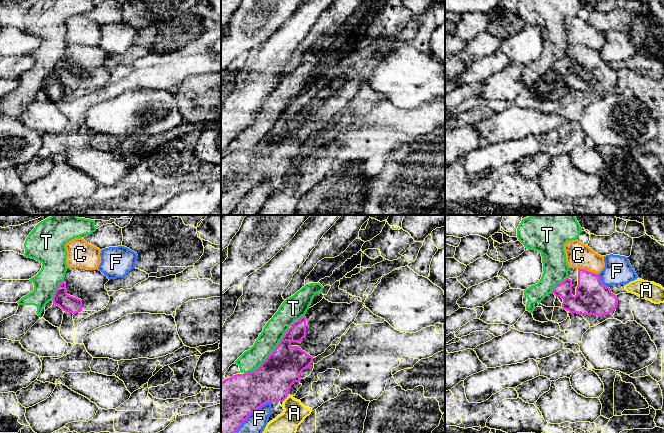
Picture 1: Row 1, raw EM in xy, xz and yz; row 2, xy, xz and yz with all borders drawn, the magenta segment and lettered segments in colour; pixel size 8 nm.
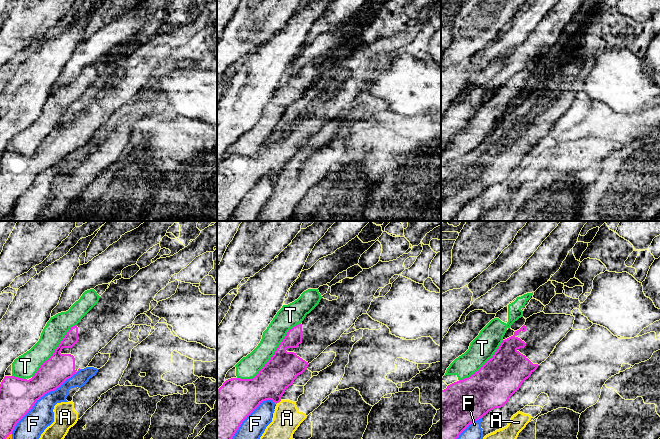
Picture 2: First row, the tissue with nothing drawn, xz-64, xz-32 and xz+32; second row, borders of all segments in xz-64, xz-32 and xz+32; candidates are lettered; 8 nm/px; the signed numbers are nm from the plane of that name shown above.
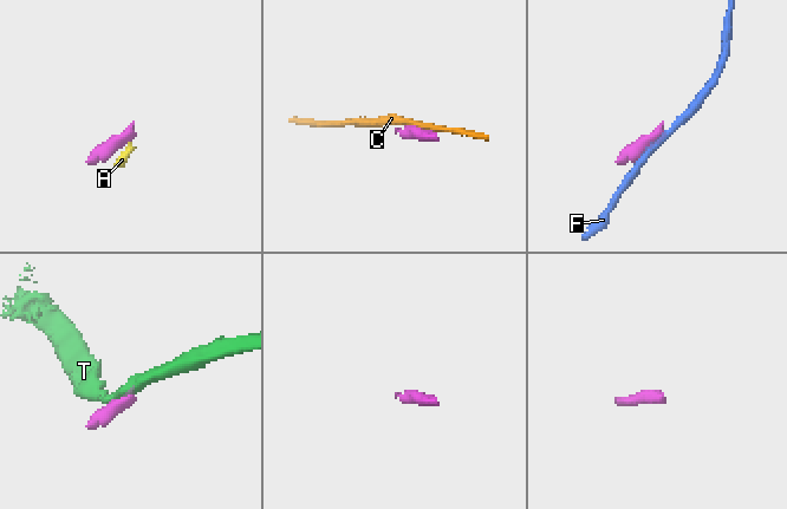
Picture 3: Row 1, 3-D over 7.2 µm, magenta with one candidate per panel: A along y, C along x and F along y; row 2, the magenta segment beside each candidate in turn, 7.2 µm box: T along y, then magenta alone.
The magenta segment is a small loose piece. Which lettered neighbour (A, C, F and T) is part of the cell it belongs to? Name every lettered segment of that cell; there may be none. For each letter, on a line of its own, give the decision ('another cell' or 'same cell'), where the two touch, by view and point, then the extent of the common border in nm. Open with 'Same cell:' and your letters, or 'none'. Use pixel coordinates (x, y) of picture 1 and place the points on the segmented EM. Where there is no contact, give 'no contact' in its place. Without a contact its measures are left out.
Same cell: none
A: another cell; meets magenta in xz at (285, 398); contact 80 nm long
C: another cell; meets magenta in yz at (588, 271); contact 180 nm long
F: another cell; meets magenta in xz at (251, 412); contact 380 nm long
T: another cell; meets magenta in xz at (270, 354); contact 500 nm long

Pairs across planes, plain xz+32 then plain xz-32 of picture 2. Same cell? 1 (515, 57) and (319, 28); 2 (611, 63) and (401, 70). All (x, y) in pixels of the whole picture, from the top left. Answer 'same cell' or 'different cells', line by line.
1: same cell
2: same cell

